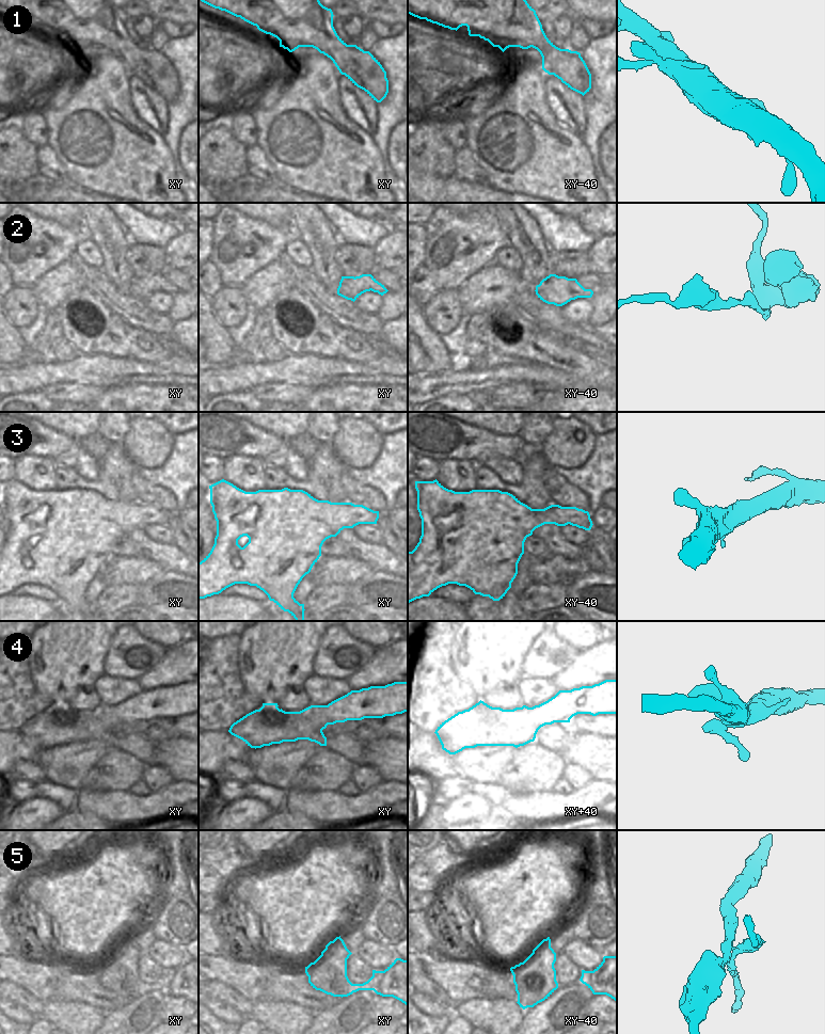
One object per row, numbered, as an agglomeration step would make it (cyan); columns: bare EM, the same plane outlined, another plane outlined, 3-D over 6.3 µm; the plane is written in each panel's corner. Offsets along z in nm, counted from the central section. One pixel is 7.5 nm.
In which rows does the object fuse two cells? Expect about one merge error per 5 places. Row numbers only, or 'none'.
5

